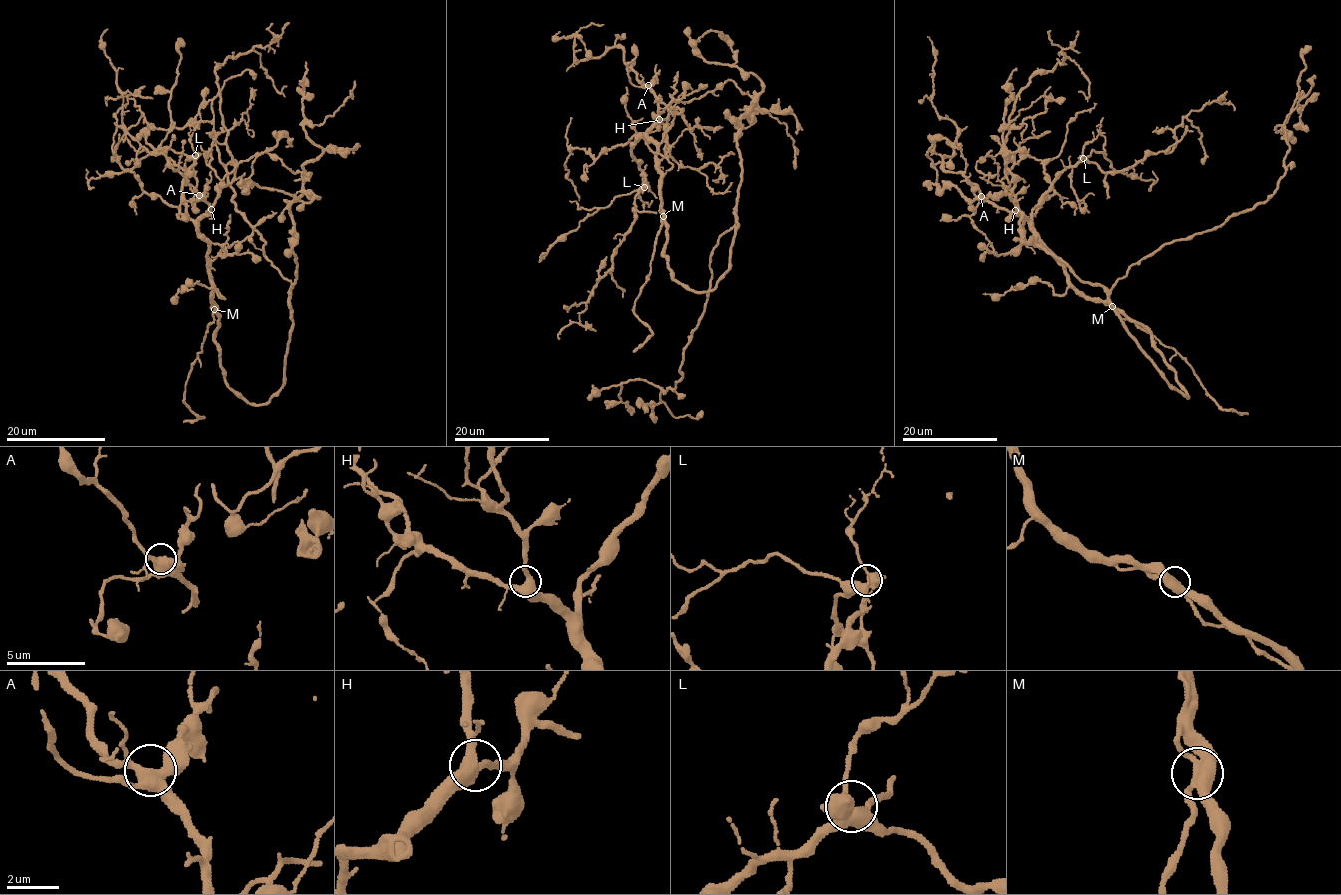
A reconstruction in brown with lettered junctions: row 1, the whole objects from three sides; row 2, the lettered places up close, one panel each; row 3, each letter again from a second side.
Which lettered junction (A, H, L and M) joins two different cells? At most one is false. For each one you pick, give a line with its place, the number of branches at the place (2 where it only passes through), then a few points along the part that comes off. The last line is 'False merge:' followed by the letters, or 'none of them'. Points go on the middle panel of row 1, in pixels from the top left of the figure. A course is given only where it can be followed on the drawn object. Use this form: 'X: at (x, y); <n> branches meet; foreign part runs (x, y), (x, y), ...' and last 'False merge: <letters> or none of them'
False merge: none of them

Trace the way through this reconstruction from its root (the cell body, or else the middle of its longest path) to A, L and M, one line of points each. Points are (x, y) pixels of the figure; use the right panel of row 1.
A: (1187, 397), (1141, 324), (1107, 302), (1087, 299), (1021, 216), (981, 196)
L: (1187, 397), (1152, 336), (1107, 302), (1087, 299), (1033, 229), (1032, 209), (1038, 199), (1067, 168), (1083, 158)
M: (1187, 397), (1175, 371), (1155, 346), (1152, 336), (1112, 305)

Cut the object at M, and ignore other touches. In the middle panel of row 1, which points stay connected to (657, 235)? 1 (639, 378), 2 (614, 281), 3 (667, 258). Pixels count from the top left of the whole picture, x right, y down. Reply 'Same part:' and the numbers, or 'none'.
Same part: none

